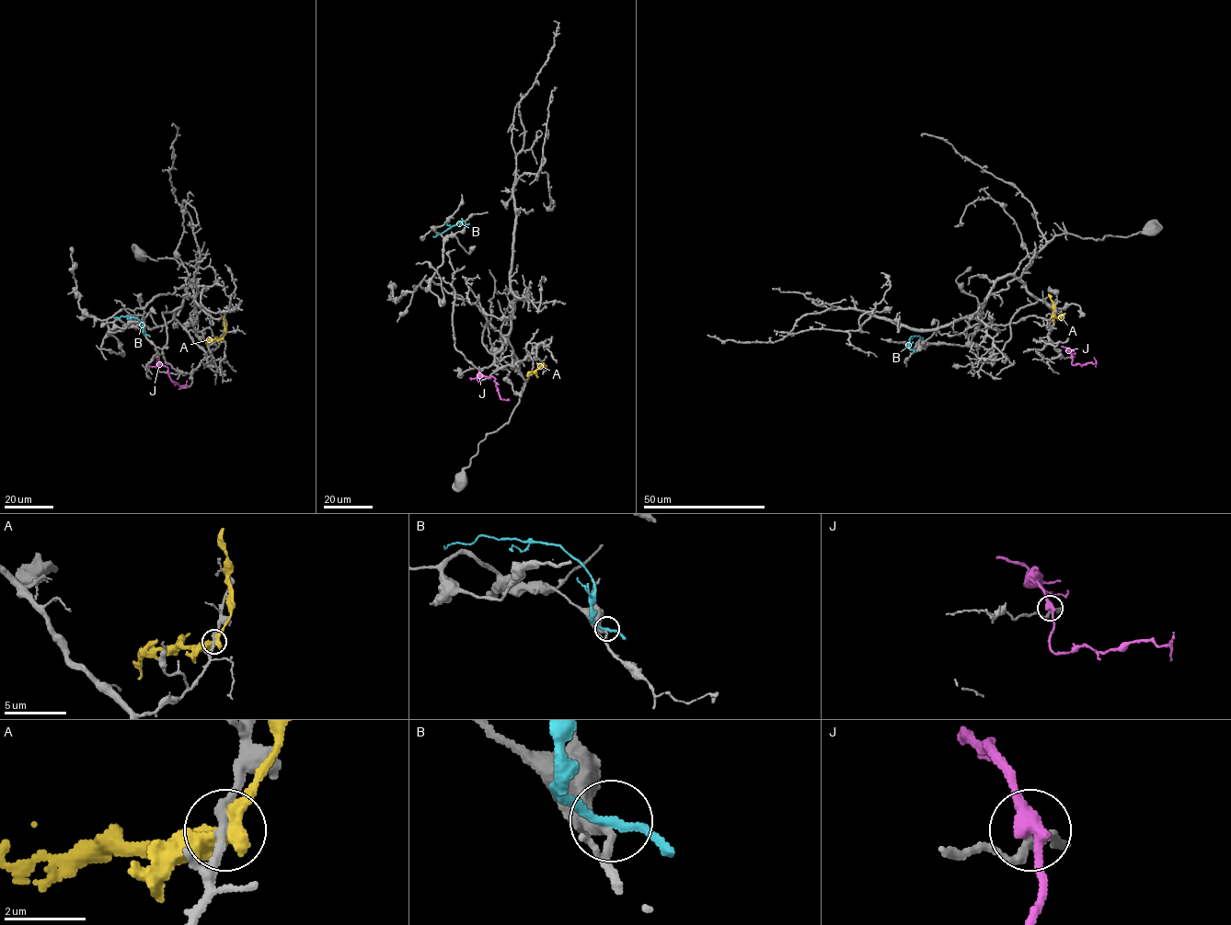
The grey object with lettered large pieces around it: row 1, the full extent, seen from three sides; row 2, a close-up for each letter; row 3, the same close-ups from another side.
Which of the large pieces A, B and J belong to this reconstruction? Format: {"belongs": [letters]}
{"belongs": ["J"]}

